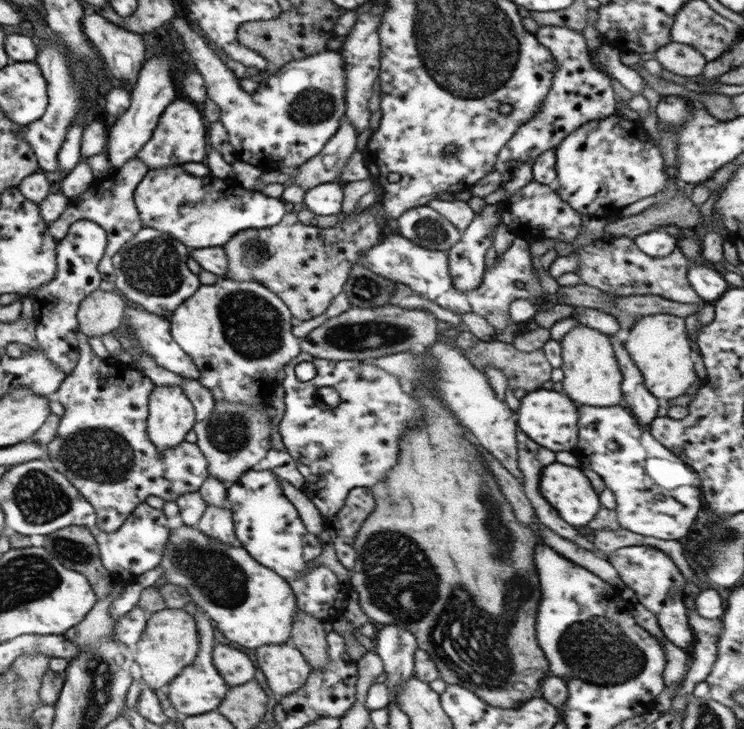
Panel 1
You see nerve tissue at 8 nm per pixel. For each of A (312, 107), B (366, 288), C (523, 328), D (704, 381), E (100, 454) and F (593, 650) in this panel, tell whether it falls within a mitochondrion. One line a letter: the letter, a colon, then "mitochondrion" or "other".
A: mitochondrion
B: mitochondrion
C: other
D: other
E: mitochondrion
F: mitochondrion

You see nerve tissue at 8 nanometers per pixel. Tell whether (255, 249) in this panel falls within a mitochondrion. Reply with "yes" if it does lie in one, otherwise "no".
yes

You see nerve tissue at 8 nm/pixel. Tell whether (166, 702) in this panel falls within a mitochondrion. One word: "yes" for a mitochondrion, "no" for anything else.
no

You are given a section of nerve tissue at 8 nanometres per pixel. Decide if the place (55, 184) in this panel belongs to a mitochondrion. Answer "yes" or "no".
no

